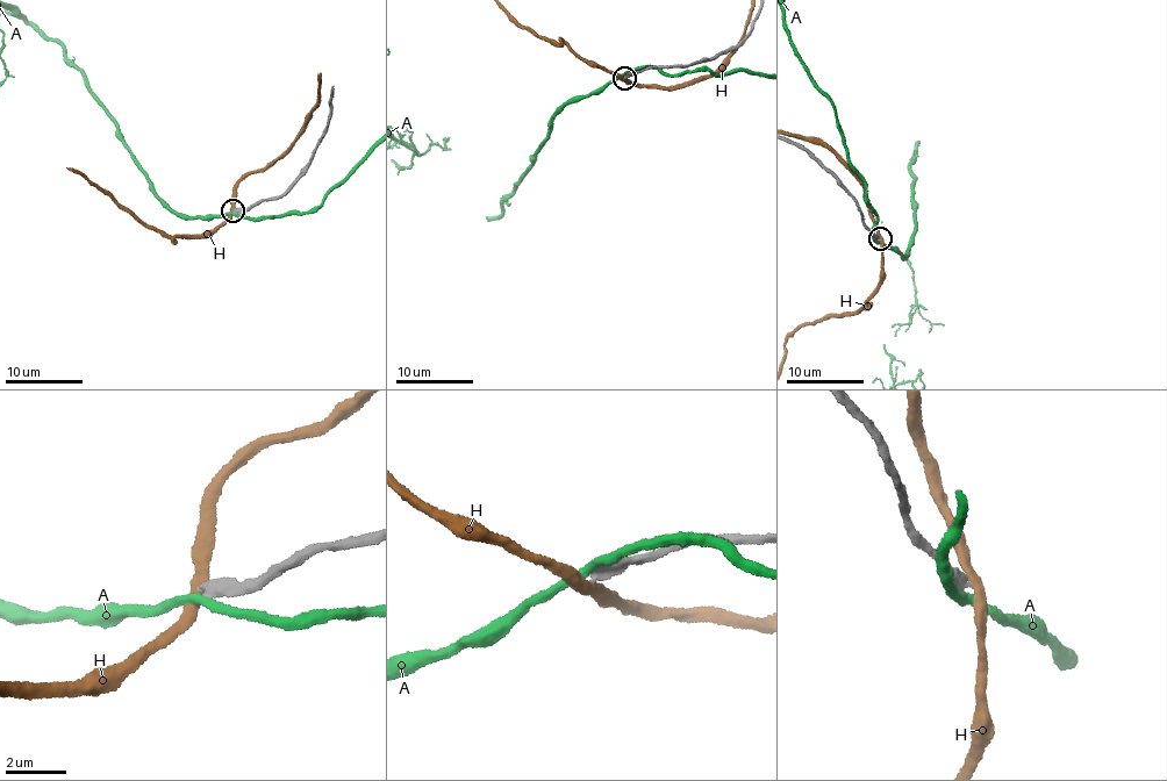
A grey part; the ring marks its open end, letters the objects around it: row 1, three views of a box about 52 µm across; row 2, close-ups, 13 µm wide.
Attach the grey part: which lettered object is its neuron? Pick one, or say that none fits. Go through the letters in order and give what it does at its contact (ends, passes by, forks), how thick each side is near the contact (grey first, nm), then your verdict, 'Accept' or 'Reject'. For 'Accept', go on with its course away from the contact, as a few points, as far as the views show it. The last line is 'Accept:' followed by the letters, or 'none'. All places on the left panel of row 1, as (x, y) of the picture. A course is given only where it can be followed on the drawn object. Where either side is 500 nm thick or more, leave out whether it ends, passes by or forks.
A: It passes by. Thickness 440 nm (grey) against 280 nm. Reject
H: It passes by. Thickness 360 nm (grey) against 360 nm. Reject
Accept: none

